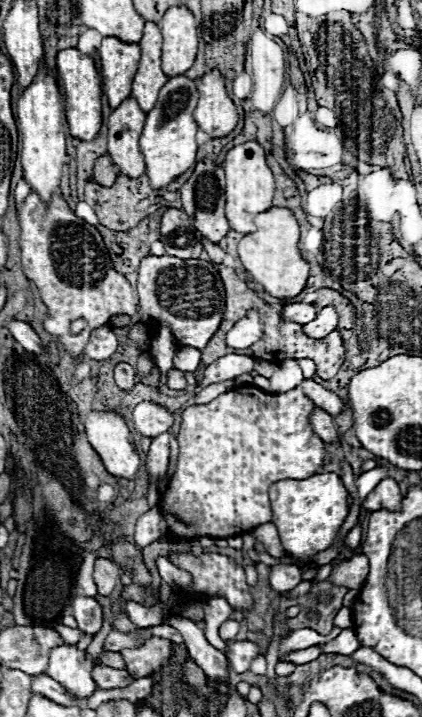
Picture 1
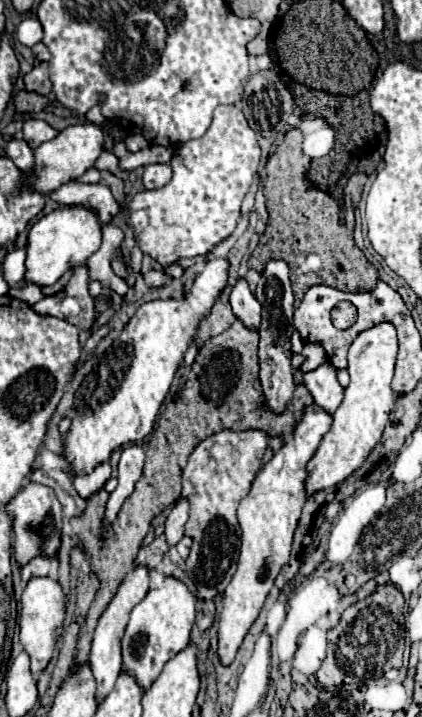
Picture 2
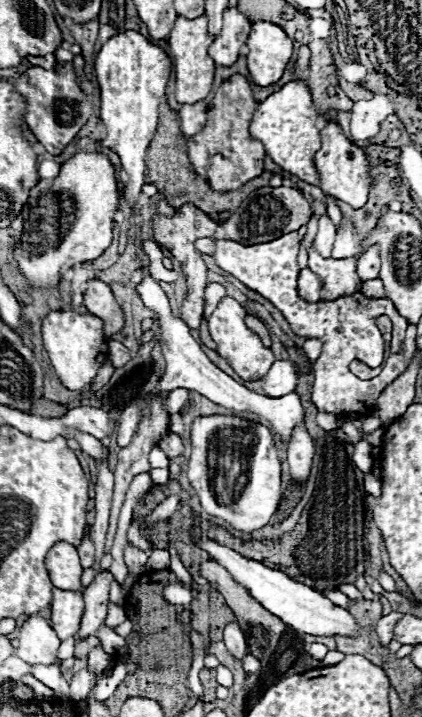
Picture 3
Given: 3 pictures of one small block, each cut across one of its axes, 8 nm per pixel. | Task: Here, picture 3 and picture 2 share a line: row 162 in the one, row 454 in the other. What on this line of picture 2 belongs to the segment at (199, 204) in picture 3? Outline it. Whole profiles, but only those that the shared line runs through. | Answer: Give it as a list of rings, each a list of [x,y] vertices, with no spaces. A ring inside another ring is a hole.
[[[238,318],[234,320],[234,324],[224,330],[222,334],[210,338],[198,352],[194,364],[192,364],[192,370],[188,374],[188,382],[184,386],[184,392],[182,396],[178,398],[178,402],[170,402],[164,412],[160,414],[158,418],[158,426],[152,434],[152,438],[146,442],[144,450],[146,450],[146,466],[144,466],[144,472],[142,472],[142,478],[136,482],[136,488],[132,492],[132,496],[124,502],[122,510],[118,512],[118,518],[114,520],[114,524],[108,524],[108,526],[102,526],[102,516],[104,516],[104,510],[106,510],[106,500],[108,500],[108,492],[106,490],[100,490],[96,494],[90,496],[88,500],[88,508],[82,516],[78,518],[72,518],[70,524],[72,524],[72,530],[80,536],[82,544],[84,544],[84,552],[88,556],[88,562],[92,566],[92,572],[98,576],[100,580],[100,590],[98,590],[98,596],[94,598],[90,610],[88,610],[88,616],[86,616],[86,624],[82,624],[82,632],[78,636],[78,652],[74,654],[74,666],[72,666],[72,672],[74,668],[80,668],[86,660],[88,660],[88,652],[90,652],[90,642],[92,642],[92,634],[94,634],[94,628],[98,624],[98,618],[102,616],[102,612],[108,608],[110,600],[114,598],[114,592],[118,592],[118,586],[122,584],[126,572],[130,572],[130,568],[134,568],[134,560],[136,560],[136,554],[140,550],[140,544],[142,540],[146,538],[148,530],[150,530],[150,524],[152,520],[168,506],[174,504],[174,500],[180,498],[180,476],[182,476],[182,470],[186,466],[186,460],[190,456],[190,452],[202,442],[206,440],[206,436],[212,436],[216,432],[222,432],[222,430],[262,430],[268,434],[268,438],[272,436],[288,436],[290,432],[294,432],[294,424],[298,424],[298,420],[302,418],[302,412],[314,404],[314,398],[310,396],[310,392],[306,390],[304,384],[296,386],[294,390],[294,398],[290,402],[290,406],[282,412],[282,414],[274,414],[266,408],[262,408],[262,390],[260,390],[260,382],[258,382],[258,332],[250,332],[250,328],[246,328]]]

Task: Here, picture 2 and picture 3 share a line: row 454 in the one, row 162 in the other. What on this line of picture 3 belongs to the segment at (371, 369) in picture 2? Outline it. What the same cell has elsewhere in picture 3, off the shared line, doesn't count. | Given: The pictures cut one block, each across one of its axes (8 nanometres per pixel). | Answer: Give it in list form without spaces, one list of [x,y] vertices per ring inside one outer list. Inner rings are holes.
[[[332,120],[320,132],[320,140],[322,140],[322,148],[314,154],[314,166],[320,176],[320,190],[326,196],[332,196],[332,198],[348,204],[350,208],[362,208],[366,204],[368,192],[370,192],[370,168],[368,168],[368,160],[366,160],[362,148],[354,146],[342,134],[340,126]]]

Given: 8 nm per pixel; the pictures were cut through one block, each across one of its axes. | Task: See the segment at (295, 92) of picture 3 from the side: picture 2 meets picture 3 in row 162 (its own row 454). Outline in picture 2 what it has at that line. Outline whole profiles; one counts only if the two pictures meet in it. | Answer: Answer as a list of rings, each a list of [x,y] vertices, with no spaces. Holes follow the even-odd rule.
[[[312,404],[306,408],[300,424],[296,426],[292,440],[290,436],[284,438],[284,446],[274,454],[274,458],[258,472],[250,494],[238,506],[238,522],[242,528],[242,546],[240,546],[240,560],[238,570],[232,576],[232,582],[224,590],[222,612],[218,622],[218,658],[222,666],[230,666],[236,658],[236,652],[258,618],[264,600],[274,586],[274,580],[282,566],[290,558],[292,536],[306,502],[304,480],[306,480],[306,464],[314,456],[316,448],[320,446],[322,436],[330,430],[332,416],[326,414],[320,406]]]

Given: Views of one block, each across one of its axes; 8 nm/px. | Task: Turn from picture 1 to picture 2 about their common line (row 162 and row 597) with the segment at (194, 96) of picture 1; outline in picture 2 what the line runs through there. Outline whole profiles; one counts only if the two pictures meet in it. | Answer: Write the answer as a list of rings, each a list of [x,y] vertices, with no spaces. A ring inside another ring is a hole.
[[[164,578],[164,582],[158,588],[150,590],[146,598],[132,610],[128,628],[122,638],[122,672],[126,672],[128,676],[134,676],[136,684],[142,690],[148,690],[152,682],[160,676],[164,664],[190,644],[190,630],[194,626],[194,602],[196,602],[194,594],[180,580]]]

